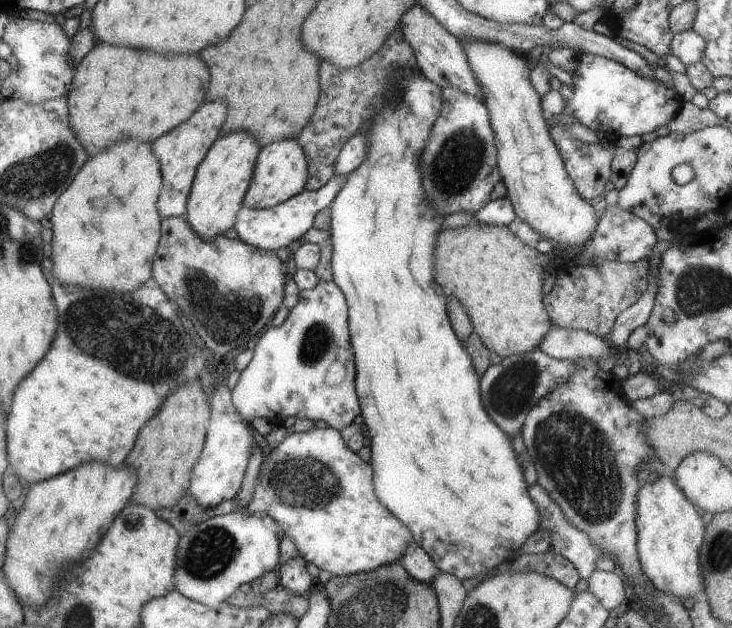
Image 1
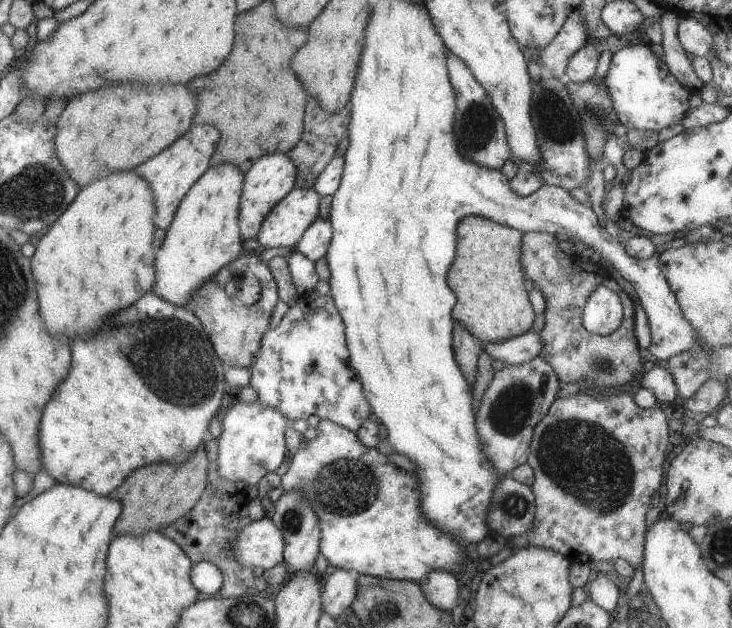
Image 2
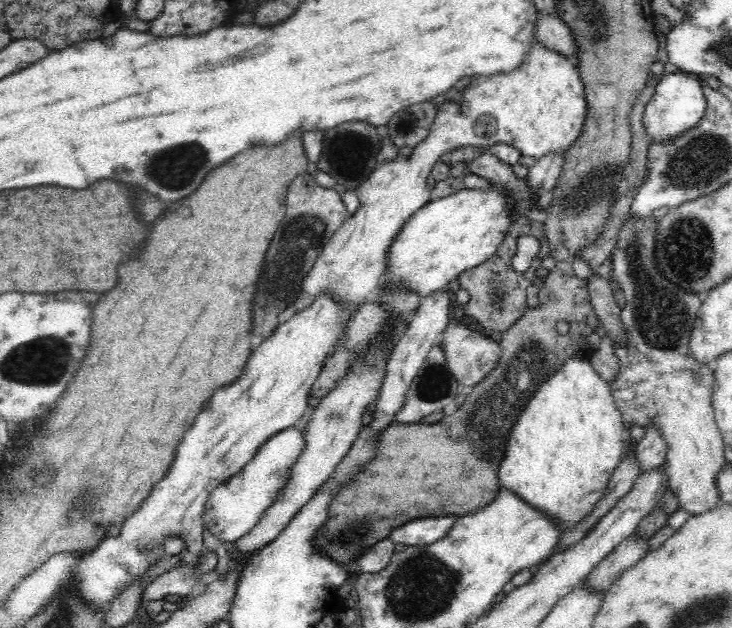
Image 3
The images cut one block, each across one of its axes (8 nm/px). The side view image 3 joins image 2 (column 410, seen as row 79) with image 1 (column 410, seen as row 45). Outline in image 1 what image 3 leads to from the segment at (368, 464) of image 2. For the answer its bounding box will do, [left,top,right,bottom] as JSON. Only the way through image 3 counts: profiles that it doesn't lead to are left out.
[245,428,413,576]

